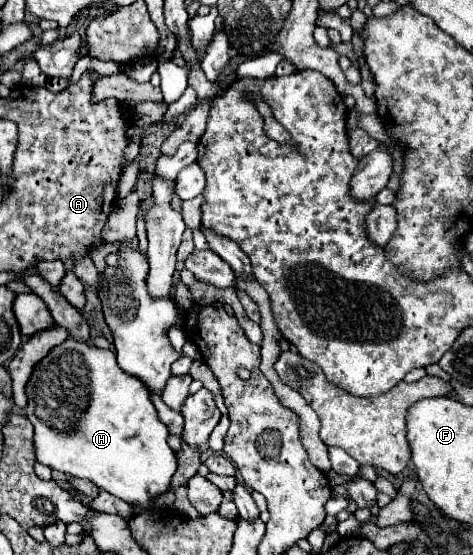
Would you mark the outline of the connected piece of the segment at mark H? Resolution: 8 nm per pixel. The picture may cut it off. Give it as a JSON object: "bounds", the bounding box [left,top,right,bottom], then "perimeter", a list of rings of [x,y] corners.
{"bounds":[26,339,178,513],"perimeter":[[[66,339],[36,365],[26,387],[26,395],[26,417],[34,425],[34,453],[38,463],[74,479],[92,481],[98,489],[130,503],[132,507],[142,507],[148,513],[162,513],[154,501],[170,491],[172,475],[178,469],[176,455],[166,441],[168,427],[158,419],[146,383],[124,373],[112,351],[98,349],[76,339]]]}

